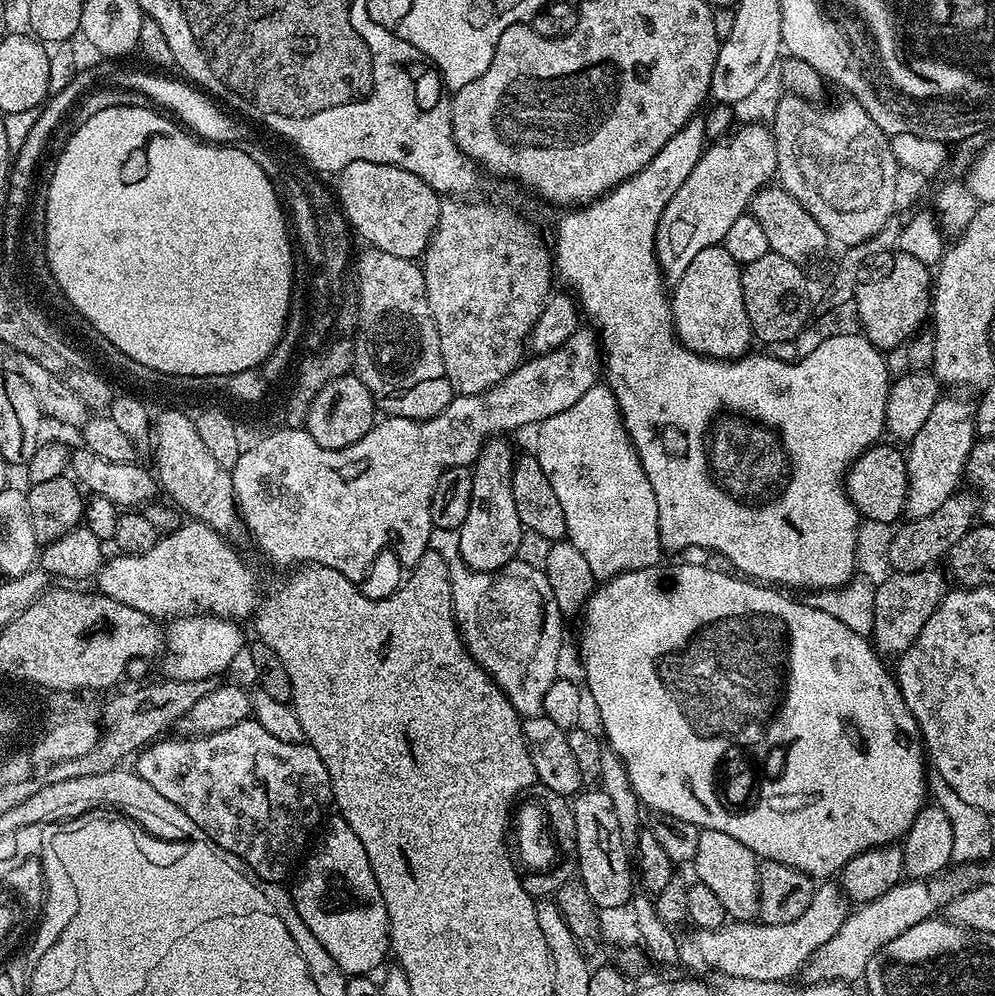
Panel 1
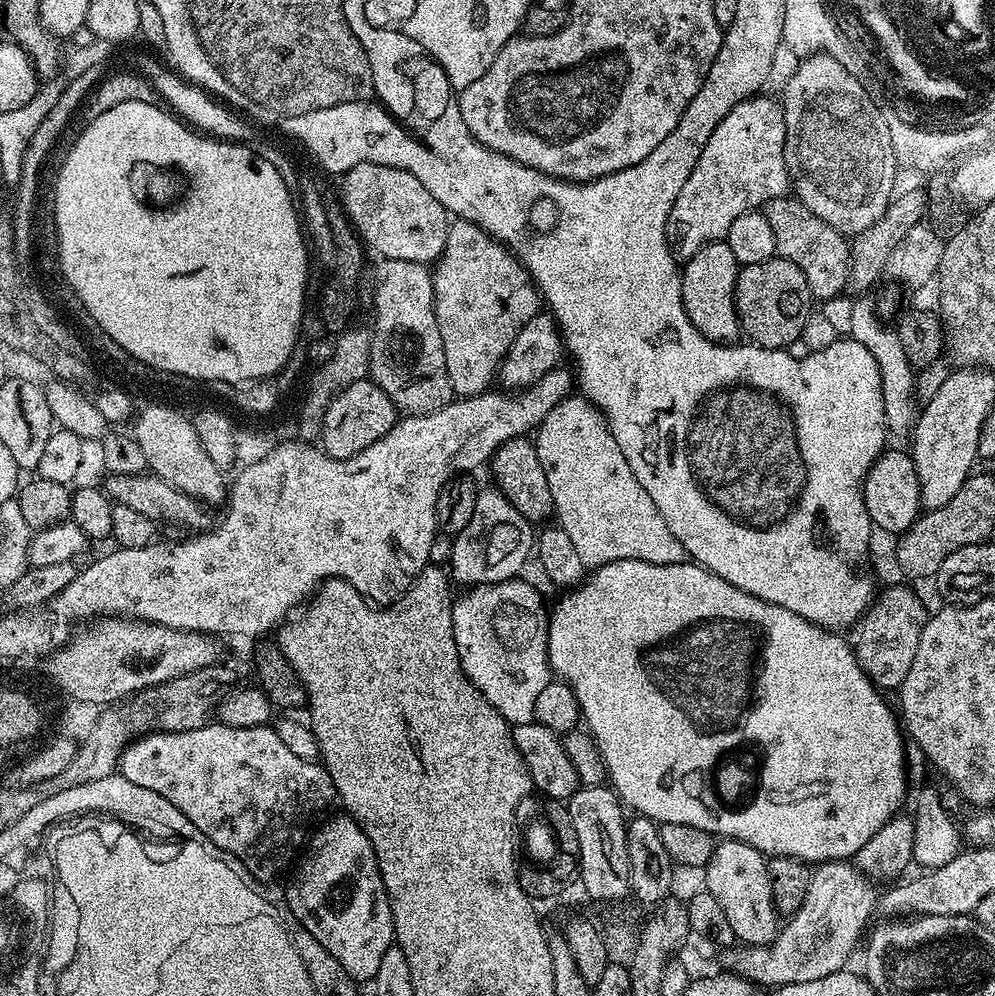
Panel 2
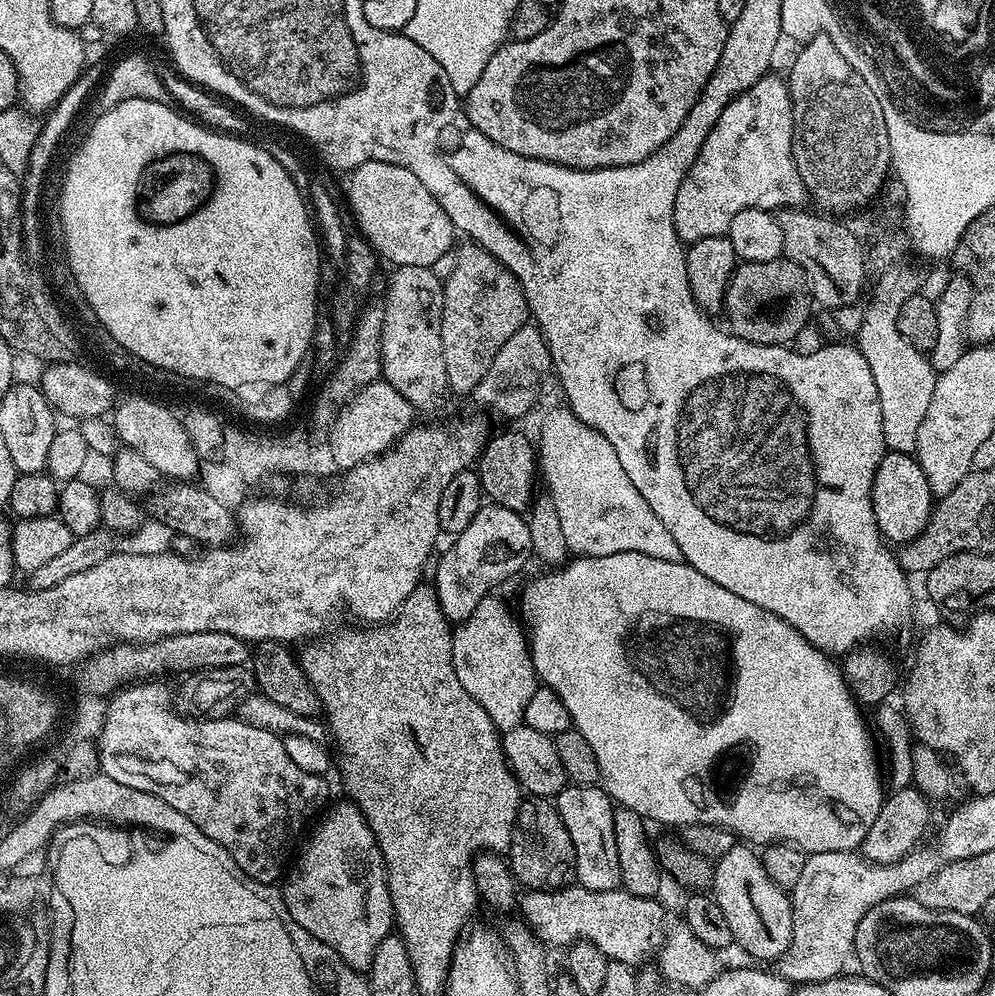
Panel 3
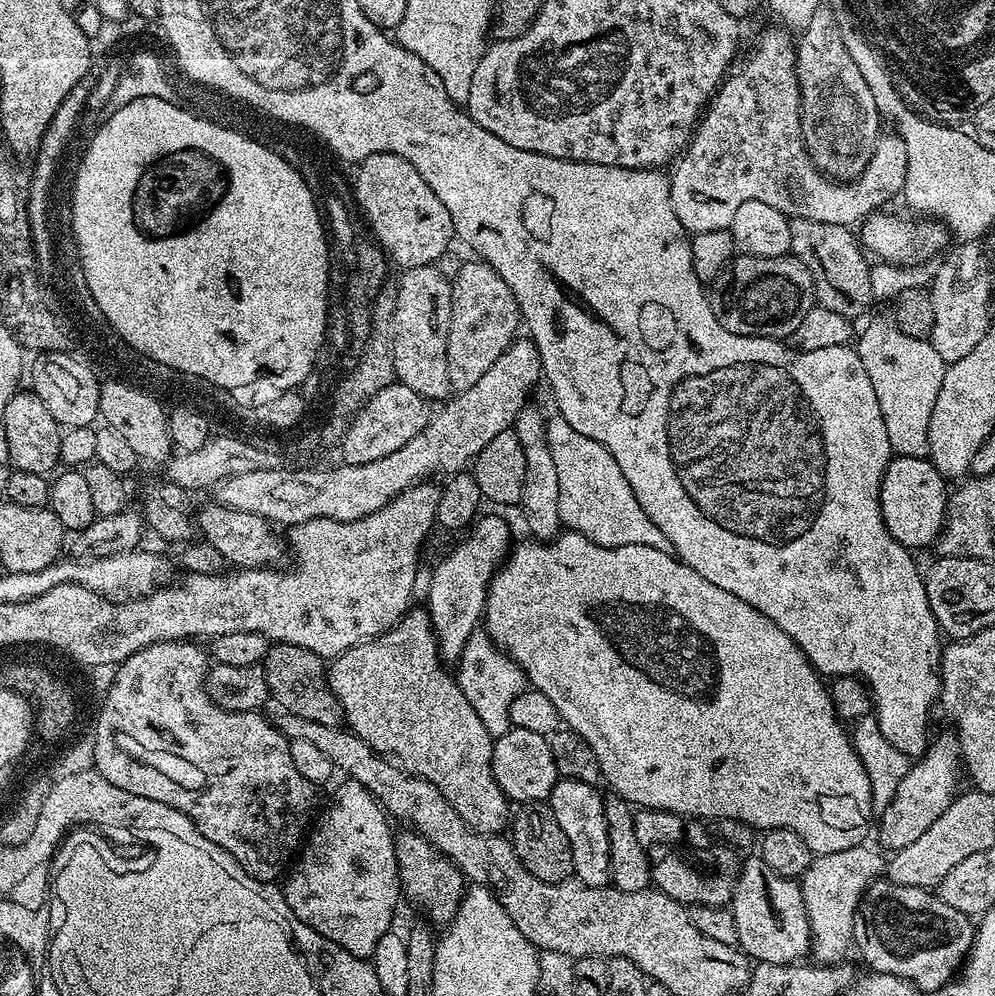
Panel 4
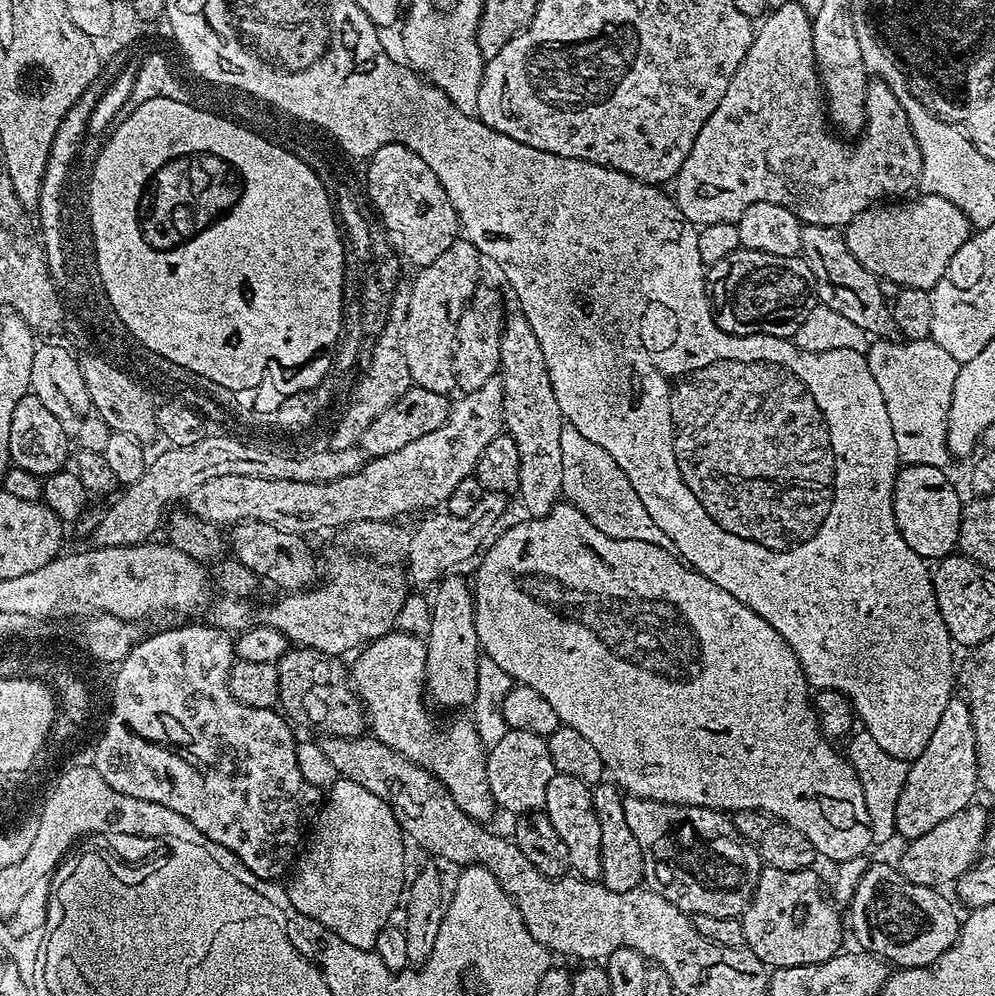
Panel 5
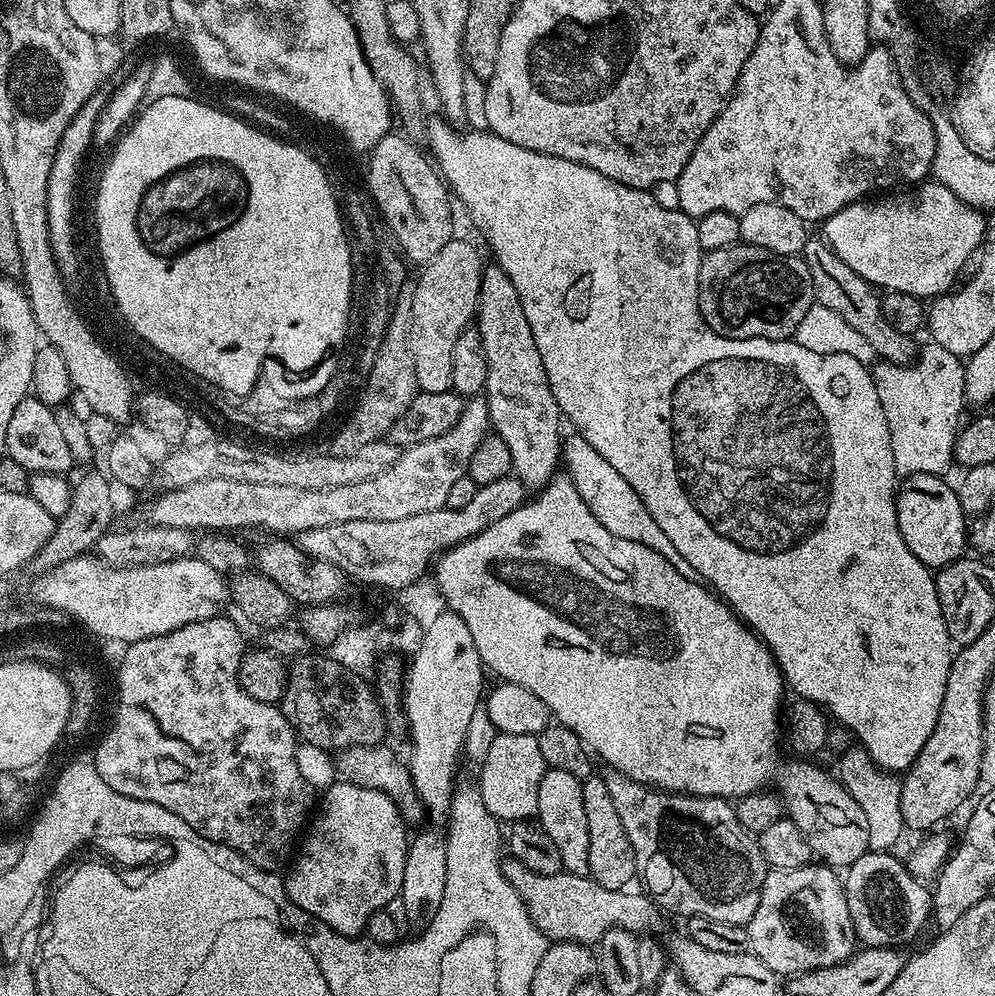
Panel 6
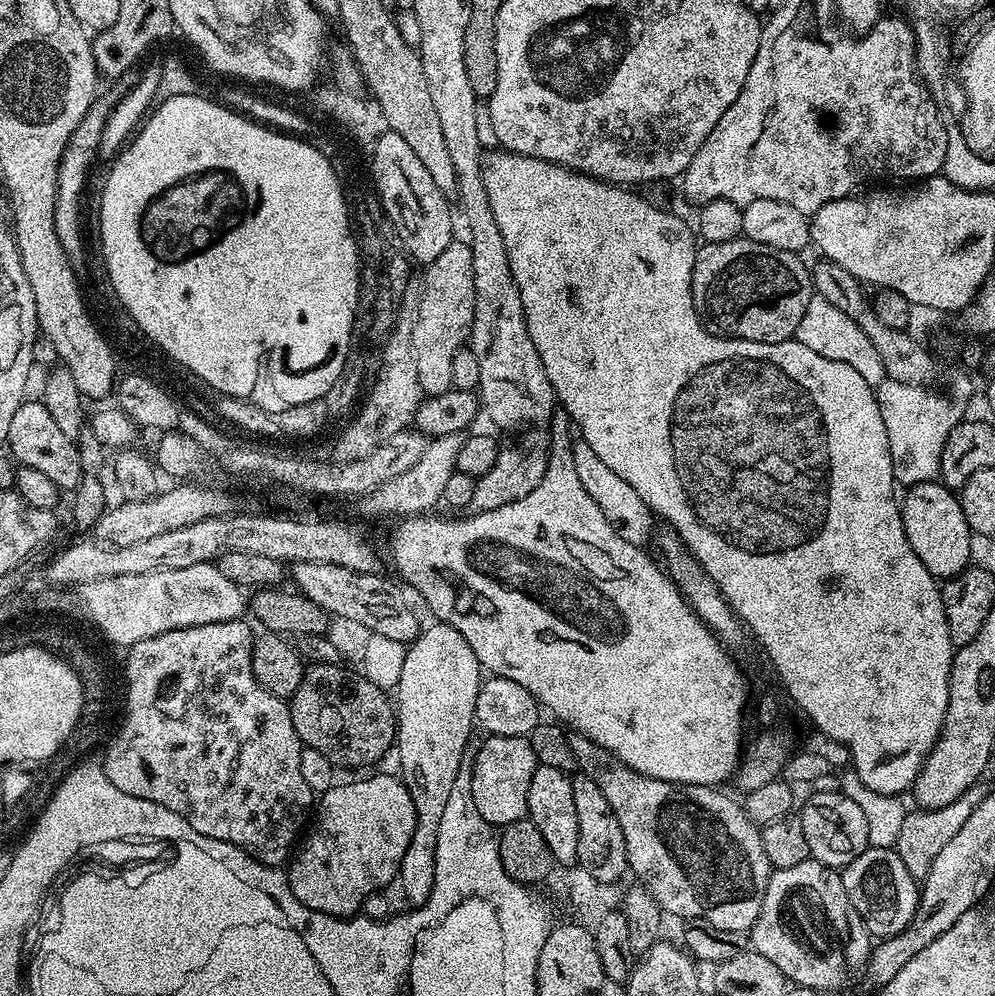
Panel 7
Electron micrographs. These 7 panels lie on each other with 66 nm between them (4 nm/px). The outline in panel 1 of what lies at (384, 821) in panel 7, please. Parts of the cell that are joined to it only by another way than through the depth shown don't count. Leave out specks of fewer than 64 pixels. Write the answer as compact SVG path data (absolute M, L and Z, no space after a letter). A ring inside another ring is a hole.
M342 819L330 820L323 825L319 833L320 841L318 836L303 861L304 877L297 882L296 888L291 889L292 901L298 910L298 918L302 918L306 926L310 926L310 934L314 934L318 942L322 942L326 954L330 954L330 958L338 962L345 977L368 976L383 962L384 955L387 957L390 952L386 902L382 898L382 890L378 890L374 870L370 870L370 858L366 858L366 846L358 842L358 834L354 834L354 830L350 830L350 826Z

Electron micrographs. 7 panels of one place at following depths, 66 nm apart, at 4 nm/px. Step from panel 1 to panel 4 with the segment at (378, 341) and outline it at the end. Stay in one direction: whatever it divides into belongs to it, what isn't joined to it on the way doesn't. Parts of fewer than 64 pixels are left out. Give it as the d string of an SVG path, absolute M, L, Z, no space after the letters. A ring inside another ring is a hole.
M434 266L427 268L410 268L403 273L400 284L395 292L400 296L400 308L396 308L393 314L396 316L396 368L399 369L398 381L410 386L417 394L422 394L429 402L444 402L449 399L452 387L450 386L450 374L446 370L446 342L450 330L450 310L452 309L452 290L444 290L440 294L434 292Z

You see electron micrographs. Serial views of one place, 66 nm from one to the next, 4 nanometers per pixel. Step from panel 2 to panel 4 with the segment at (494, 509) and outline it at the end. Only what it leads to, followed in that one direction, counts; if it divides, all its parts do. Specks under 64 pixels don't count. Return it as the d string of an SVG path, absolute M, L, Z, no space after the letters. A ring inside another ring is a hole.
M483 516L471 525L469 536L433 570L428 580L426 611L440 641L440 658L445 662L459 661L470 634L481 627L488 584L514 547L507 522L500 516Z

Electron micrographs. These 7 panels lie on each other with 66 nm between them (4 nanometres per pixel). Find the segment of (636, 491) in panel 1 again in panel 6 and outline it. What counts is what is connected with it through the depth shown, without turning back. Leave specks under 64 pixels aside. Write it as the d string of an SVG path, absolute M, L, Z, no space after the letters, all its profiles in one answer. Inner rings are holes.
M579 434L571 435L565 435L562 440L562 464L566 475L582 496L582 502L590 508L590 514L594 514L594 518L598 518L598 522L602 522L610 534L630 542L642 542L642 546L650 546L650 550L662 554L666 559L679 561L680 555L678 550L674 550L674 542L670 542L670 538L662 534L662 526L650 518L650 510L646 510L634 486L630 486L630 482L626 482L626 478L622 478L622 474L618 474L618 470L614 470L614 466L610 466L610 462L606 462L606 458L602 458L602 454L598 454L598 450L586 442L586 438Z

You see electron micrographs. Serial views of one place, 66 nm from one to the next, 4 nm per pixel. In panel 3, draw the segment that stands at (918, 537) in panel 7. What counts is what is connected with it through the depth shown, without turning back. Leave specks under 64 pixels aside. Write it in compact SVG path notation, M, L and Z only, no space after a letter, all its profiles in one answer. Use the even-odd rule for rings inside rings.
M885 451L882 462L874 474L872 505L874 518L878 522L878 530L885 541L893 545L908 544L914 538L918 538L922 530L926 530L926 524L934 507L934 497L930 482L915 455Z

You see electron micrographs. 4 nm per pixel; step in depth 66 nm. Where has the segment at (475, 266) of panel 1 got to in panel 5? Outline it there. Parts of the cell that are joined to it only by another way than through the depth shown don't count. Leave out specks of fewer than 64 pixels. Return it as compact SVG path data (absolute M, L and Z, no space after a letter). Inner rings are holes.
M479 288L471 293L468 304L465 305L456 323L456 345L452 347L452 361L454 382L461 393L473 392L486 386L486 382L493 379L500 371L500 335L504 329L506 308L500 305L500 296L494 289Z

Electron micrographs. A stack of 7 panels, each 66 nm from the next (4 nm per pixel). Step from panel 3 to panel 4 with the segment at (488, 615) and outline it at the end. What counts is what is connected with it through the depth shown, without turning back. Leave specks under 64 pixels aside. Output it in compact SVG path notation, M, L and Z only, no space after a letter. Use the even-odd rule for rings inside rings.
M477 630L470 634L455 665L454 679L460 685L462 694L466 694L466 702L474 706L474 714L482 718L482 726L486 726L488 733L493 738L506 734L512 727L510 706L514 698L526 691L526 677L507 651L489 638L487 631Z

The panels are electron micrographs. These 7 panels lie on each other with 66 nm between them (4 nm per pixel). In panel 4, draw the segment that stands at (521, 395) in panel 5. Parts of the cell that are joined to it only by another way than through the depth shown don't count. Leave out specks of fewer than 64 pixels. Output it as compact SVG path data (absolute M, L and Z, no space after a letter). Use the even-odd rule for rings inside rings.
M533 406L525 407L518 414L514 430L522 442L522 452L526 454L526 478L522 482L522 494L518 511L524 515L524 524L528 527L531 539L547 542L556 539L562 531L560 511L558 510L558 469L554 467L554 458L546 439L546 416Z

